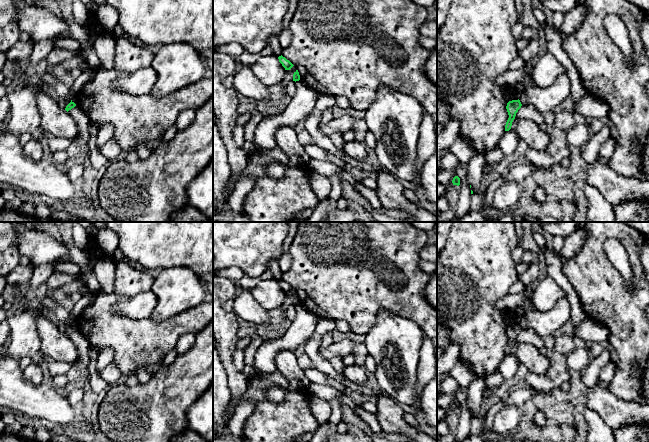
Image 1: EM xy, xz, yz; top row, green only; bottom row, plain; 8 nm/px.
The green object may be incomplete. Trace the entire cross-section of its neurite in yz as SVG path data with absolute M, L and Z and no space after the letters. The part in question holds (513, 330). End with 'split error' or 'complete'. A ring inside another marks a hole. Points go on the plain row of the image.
M512 324L507 327L506 333L509 339L509 342L505 349L505 355L509 355L512 350L512 346L515 343L516 337L521 332L522 328L520 324Z; complete

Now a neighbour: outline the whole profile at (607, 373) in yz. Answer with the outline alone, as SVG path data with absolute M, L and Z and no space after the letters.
M610 361L600 372L599 379L610 384L615 373L615 362Z

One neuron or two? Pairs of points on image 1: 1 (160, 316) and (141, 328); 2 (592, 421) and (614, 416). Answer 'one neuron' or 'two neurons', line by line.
1: two neurons
2: two neurons

